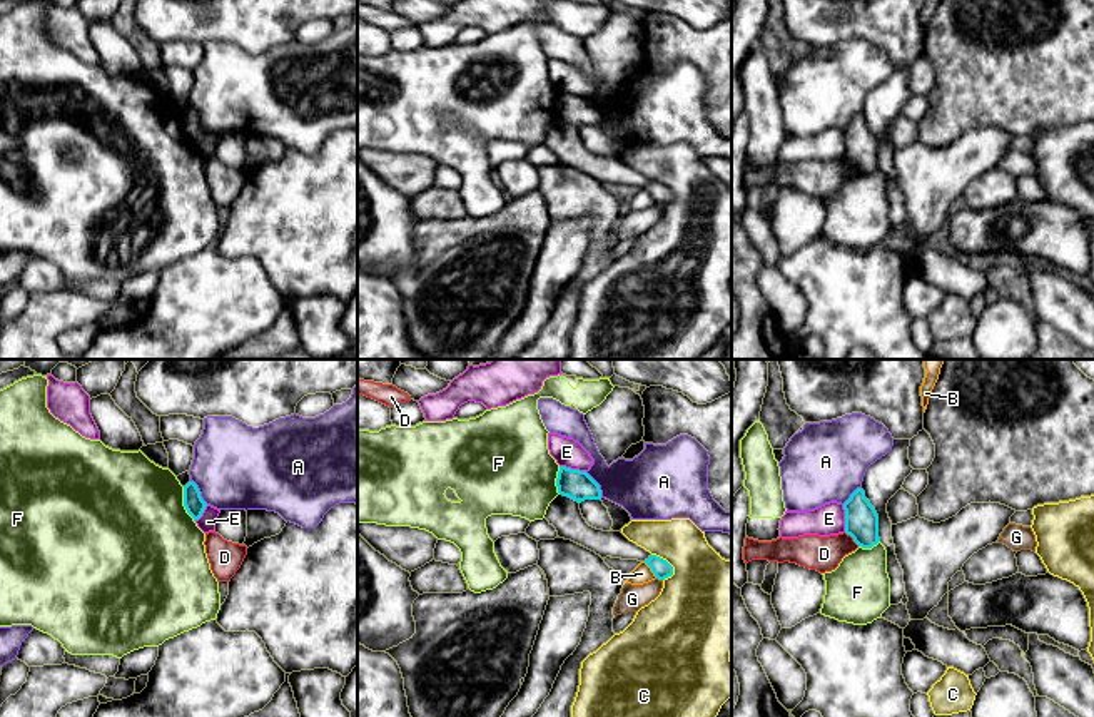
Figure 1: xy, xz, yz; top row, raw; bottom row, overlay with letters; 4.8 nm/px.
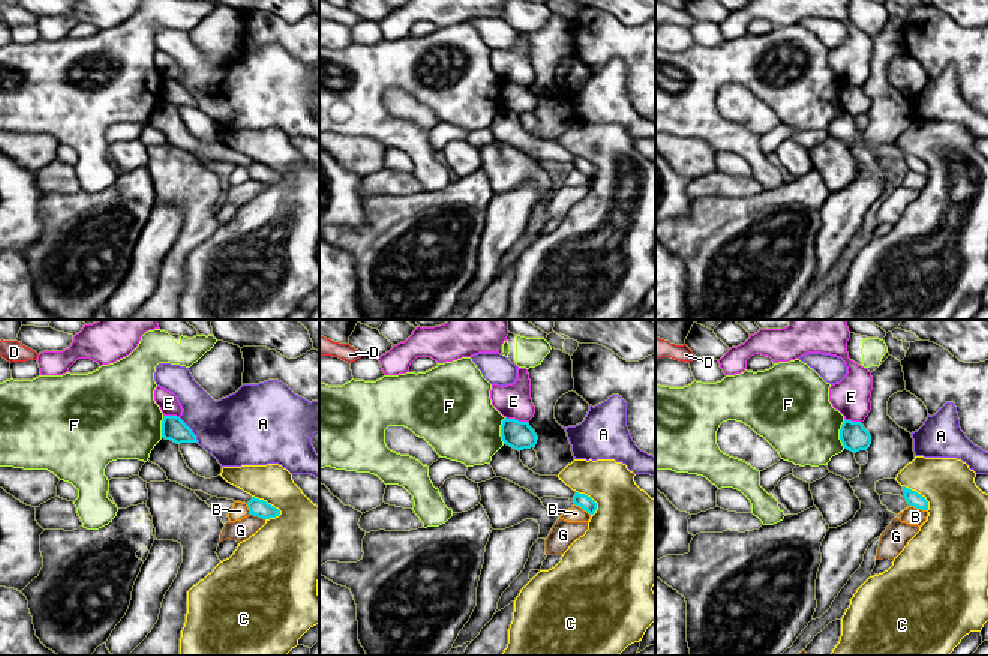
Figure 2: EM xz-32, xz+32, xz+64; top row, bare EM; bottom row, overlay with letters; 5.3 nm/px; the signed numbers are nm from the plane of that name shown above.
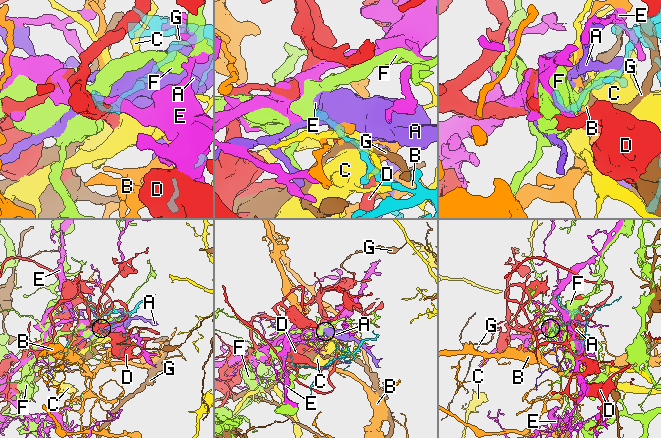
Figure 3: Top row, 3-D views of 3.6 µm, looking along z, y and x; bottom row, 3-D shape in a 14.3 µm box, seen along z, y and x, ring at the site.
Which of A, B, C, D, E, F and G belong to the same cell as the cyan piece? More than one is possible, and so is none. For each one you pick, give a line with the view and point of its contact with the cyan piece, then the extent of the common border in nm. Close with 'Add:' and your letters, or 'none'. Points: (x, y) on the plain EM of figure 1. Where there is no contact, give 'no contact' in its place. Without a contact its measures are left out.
Add: none

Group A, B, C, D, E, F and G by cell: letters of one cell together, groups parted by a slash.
A / B / C / D / E / F / G

